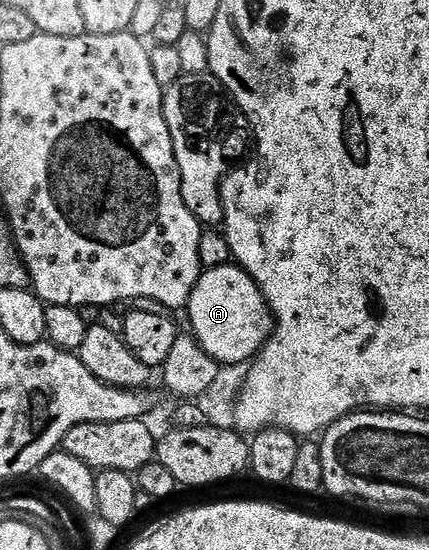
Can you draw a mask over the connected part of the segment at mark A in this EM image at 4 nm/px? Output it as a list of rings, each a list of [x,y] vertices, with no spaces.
[[[239,264],[204,270],[188,301],[187,314],[192,321],[191,333],[200,341],[202,348],[206,348],[206,352],[210,352],[210,356],[214,356],[214,360],[225,367],[236,366],[239,362],[251,363],[252,359],[264,349],[274,325],[272,310],[260,290],[260,285]]]

